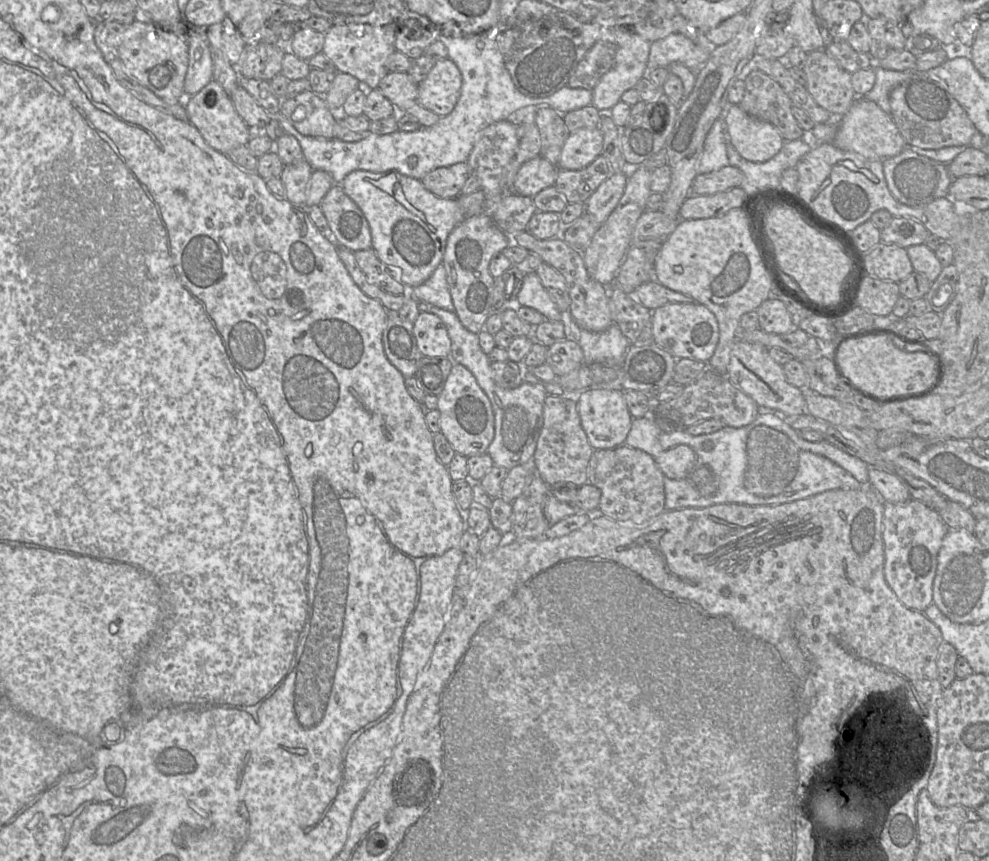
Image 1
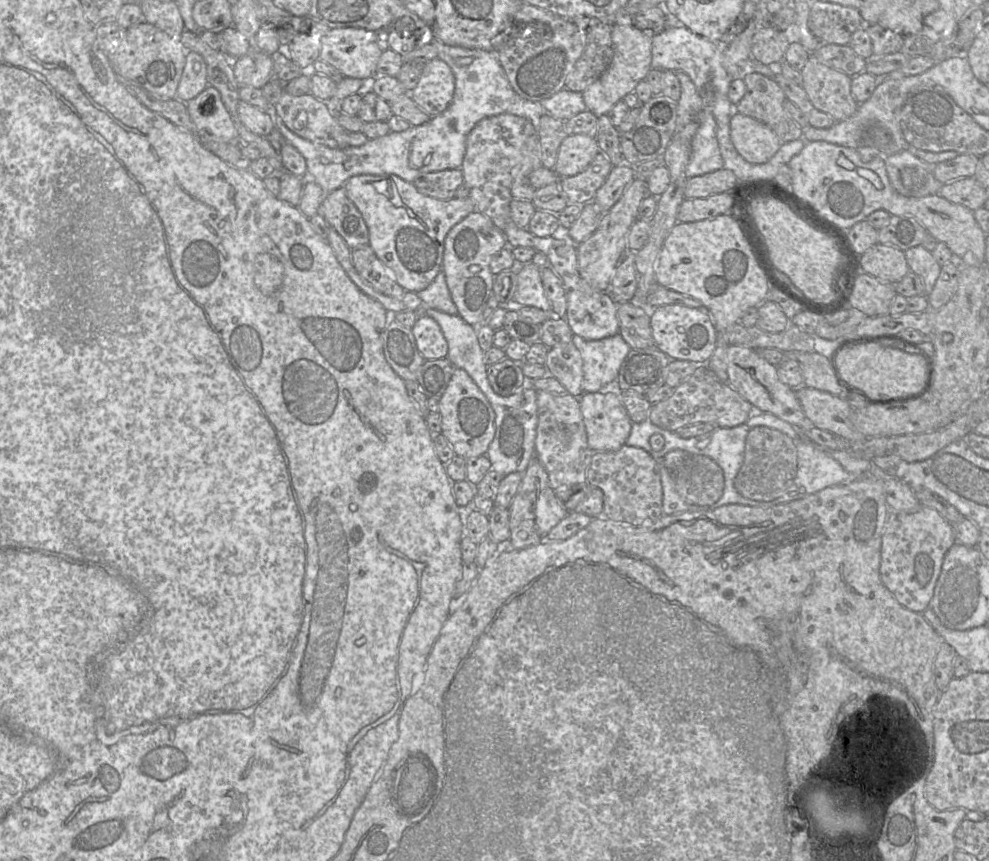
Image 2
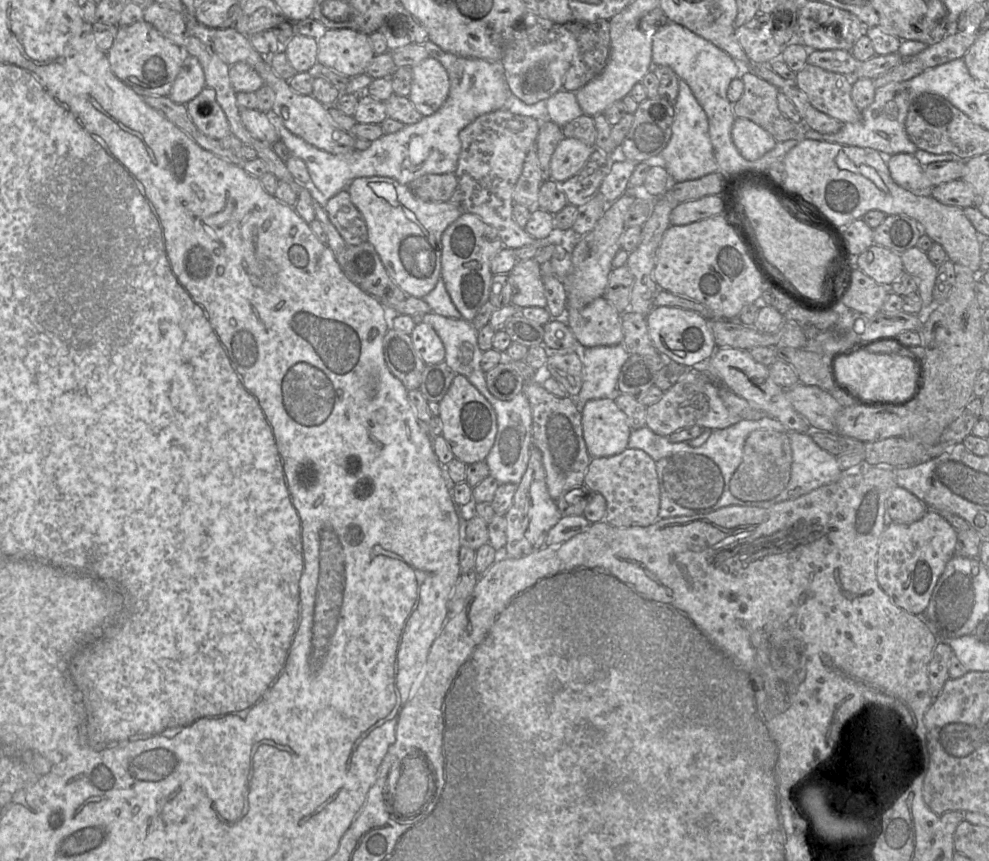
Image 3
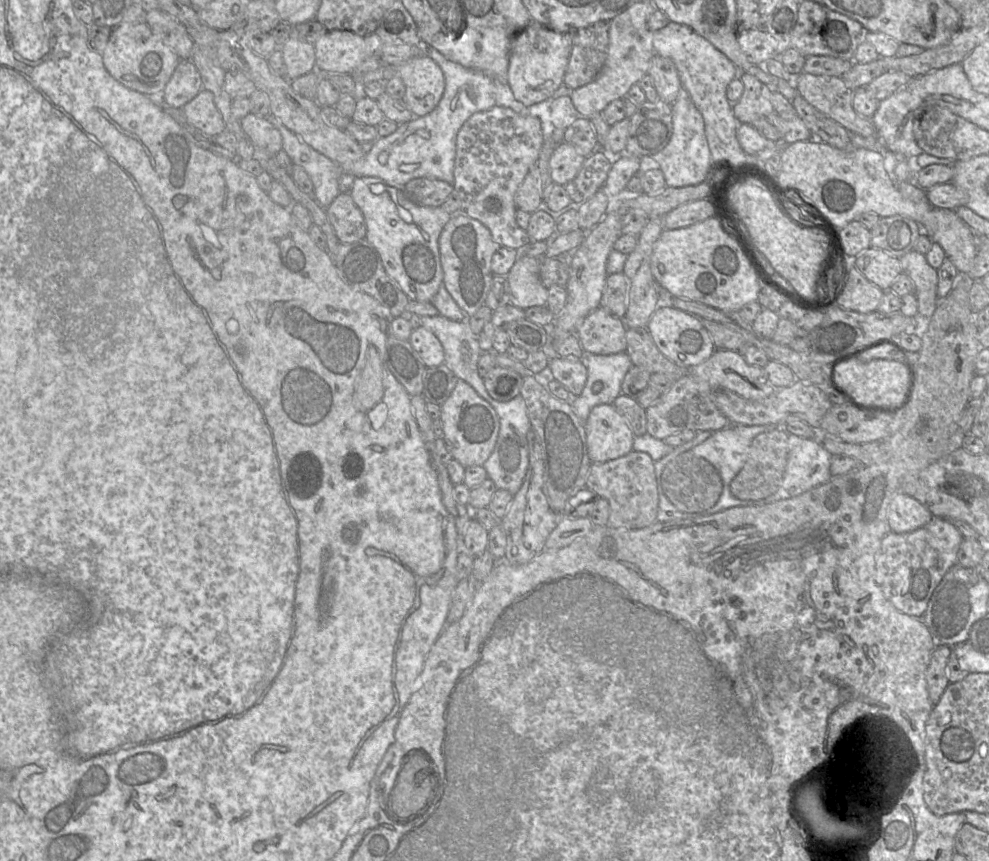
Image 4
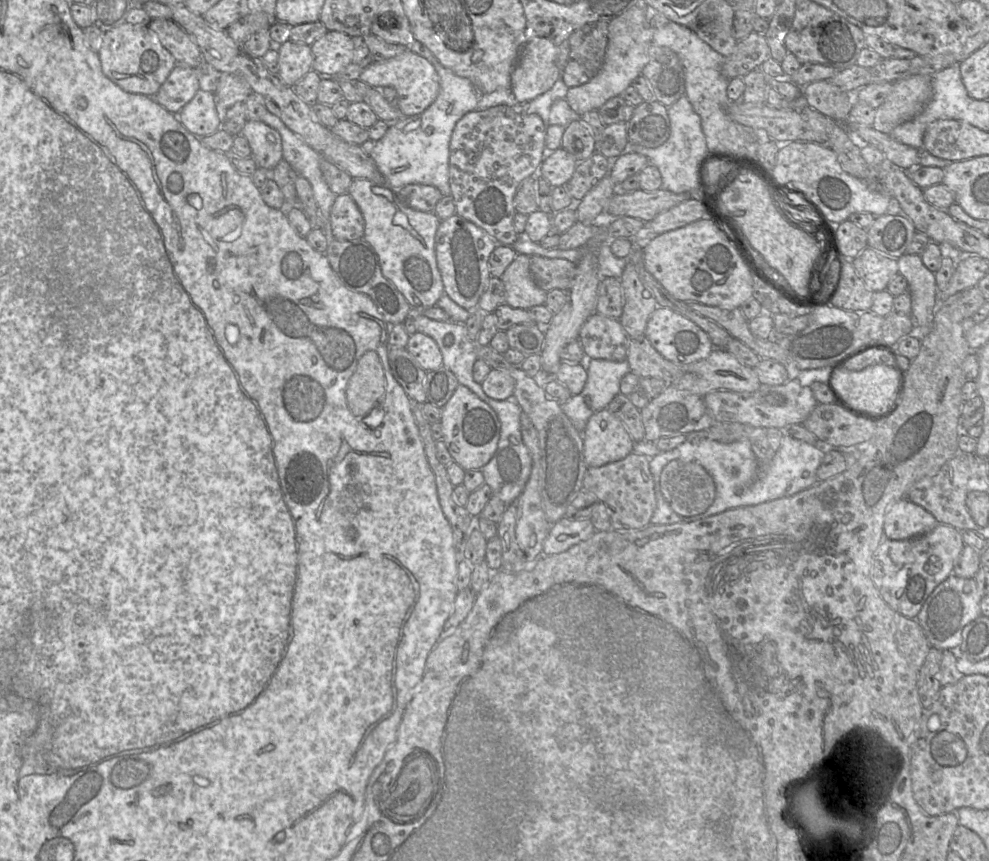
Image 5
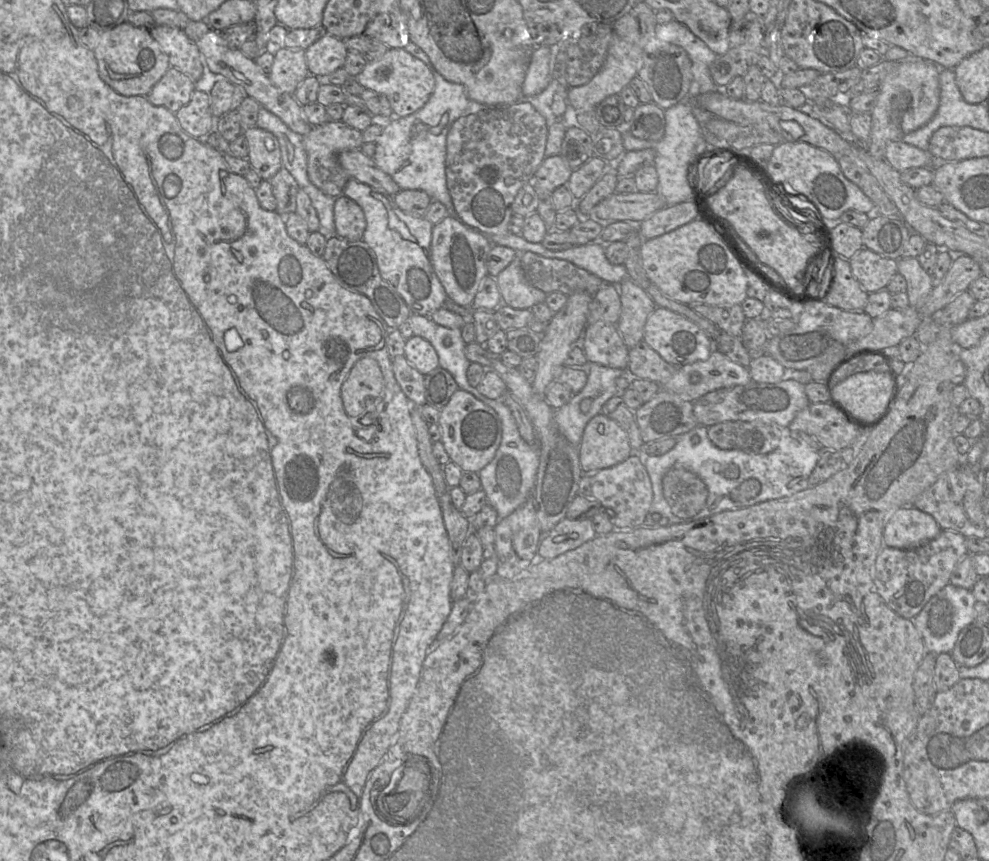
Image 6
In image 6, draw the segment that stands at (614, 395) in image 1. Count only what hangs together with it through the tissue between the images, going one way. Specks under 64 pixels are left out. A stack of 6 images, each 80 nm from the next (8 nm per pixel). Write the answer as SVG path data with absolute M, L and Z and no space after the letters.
M602 413L588 422L578 449L583 474L617 465L635 453L624 429Z

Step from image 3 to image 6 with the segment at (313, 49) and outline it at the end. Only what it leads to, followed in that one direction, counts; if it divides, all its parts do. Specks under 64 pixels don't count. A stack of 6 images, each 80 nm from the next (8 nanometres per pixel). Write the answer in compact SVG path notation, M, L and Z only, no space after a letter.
M282 47L274 55L269 78L279 90L294 95L297 87L310 74L305 50Z

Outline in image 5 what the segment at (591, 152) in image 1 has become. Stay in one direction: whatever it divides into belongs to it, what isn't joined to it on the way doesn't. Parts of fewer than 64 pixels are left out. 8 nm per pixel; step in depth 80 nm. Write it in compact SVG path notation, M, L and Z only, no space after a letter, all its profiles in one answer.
M560 147L546 154L538 175L545 178L553 187L565 186L572 178L577 165L574 156Z

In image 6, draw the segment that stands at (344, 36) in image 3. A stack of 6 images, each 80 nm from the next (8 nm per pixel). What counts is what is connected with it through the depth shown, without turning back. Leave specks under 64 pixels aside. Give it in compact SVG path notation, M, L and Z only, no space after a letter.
M326 34L305 50L309 73L325 77L343 68L348 49L343 39Z

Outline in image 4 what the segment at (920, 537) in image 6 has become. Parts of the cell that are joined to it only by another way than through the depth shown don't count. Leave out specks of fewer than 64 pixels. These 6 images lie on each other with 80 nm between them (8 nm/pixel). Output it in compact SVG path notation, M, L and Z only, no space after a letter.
M904 492L898 493L888 508L890 531L895 533L911 532L923 527L933 516L926 506Z

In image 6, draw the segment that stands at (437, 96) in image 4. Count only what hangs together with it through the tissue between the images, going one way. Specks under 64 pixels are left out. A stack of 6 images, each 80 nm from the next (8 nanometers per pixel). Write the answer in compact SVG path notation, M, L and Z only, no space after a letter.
M390 48L381 58L368 61L355 78L364 88L385 95L394 115L400 117L406 117L421 109L435 89L435 78L429 67L400 48Z

